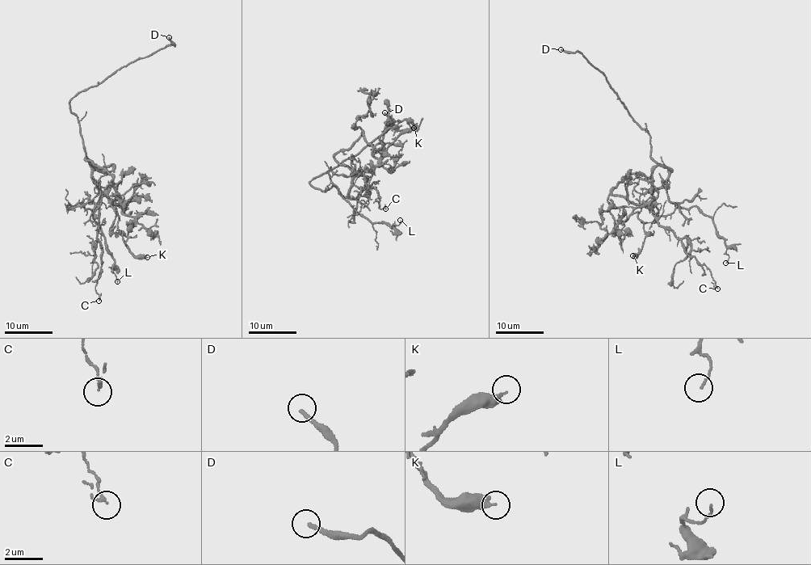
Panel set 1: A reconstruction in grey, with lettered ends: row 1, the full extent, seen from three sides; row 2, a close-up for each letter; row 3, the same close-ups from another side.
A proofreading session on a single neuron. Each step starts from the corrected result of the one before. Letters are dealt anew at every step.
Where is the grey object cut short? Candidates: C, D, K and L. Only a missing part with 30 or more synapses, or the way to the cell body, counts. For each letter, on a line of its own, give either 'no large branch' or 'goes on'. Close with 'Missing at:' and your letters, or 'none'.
C: no large branch
D: goes on
K: no large branch
L: no large branch
Missing at: D

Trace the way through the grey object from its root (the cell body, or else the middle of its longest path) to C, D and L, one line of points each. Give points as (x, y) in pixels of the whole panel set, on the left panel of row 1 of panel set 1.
C: (90, 163), (93, 179), (101, 196), (96, 238), (102, 262), (94, 288), (99, 295), (98, 301)
D: (90, 163), (82, 145), (80, 124), (71, 111), (69, 102), (123, 66), (174, 46), (169, 37)
L: (90, 163), (98, 193), (84, 204), (67, 205), (77, 203), (90, 209), (114, 259), (117, 281)

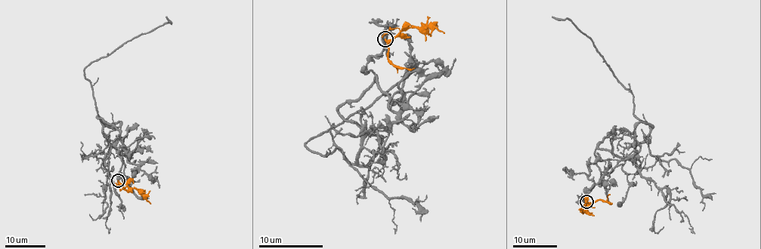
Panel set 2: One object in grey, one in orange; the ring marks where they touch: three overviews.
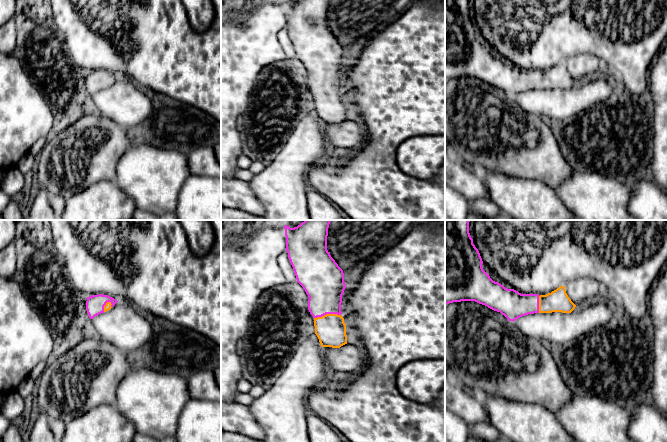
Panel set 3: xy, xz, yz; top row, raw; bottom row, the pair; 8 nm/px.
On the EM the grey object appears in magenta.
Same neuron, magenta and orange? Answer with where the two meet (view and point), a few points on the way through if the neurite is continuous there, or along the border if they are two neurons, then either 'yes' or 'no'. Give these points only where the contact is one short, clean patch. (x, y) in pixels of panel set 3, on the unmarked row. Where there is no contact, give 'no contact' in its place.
xz (327, 89) | across xz (324, 60), (327, 89), (330, 105) | yes

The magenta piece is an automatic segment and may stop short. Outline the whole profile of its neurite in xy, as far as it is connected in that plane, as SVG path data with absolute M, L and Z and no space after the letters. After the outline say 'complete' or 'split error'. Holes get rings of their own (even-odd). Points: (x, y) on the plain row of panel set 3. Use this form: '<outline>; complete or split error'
M93 71L87 73L86 86L90 95L110 86L118 77L108 71Z; split error

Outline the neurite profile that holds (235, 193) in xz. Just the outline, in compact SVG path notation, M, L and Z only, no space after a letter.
M221 178L221 206L240 209L252 215L263 216L265 208L258 200L247 181L234 178Z

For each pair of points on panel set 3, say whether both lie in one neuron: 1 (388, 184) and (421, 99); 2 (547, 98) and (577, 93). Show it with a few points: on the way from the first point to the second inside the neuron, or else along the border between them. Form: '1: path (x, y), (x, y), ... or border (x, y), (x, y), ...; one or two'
1: path (392, 163), (393, 147), (420, 120); one
2: path (554, 98), (570, 98); one

